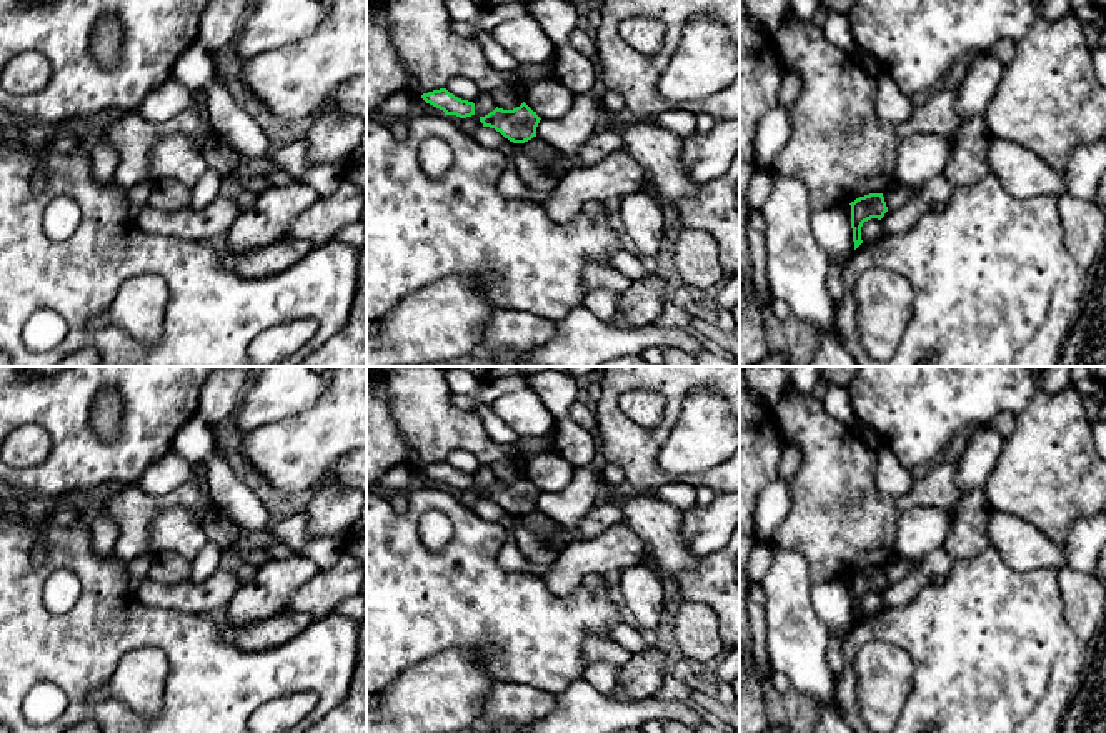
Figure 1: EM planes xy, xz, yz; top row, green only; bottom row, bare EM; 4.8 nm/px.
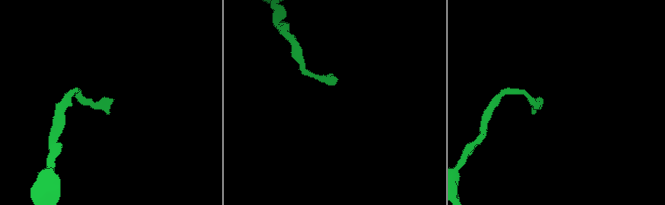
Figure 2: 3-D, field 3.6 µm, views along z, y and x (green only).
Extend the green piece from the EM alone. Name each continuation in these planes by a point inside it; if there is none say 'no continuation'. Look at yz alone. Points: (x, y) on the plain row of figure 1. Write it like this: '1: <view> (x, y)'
no continuation

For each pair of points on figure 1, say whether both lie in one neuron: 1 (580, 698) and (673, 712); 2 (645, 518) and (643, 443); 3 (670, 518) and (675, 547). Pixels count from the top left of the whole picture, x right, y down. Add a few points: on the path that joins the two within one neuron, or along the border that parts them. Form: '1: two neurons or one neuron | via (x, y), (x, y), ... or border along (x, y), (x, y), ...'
1: one neuron | via (603, 712), (650, 710)
2: two neurons | border along (627, 487), (640, 493), (653, 493)
3: one neuron | via (670, 525), (670, 540)

